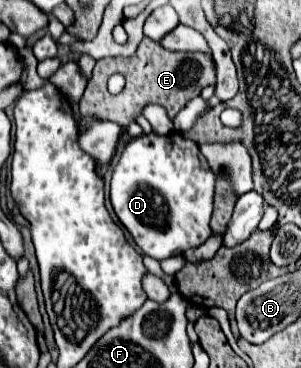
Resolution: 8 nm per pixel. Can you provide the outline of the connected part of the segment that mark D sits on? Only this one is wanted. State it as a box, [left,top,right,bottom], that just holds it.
[111,131,215,261]

